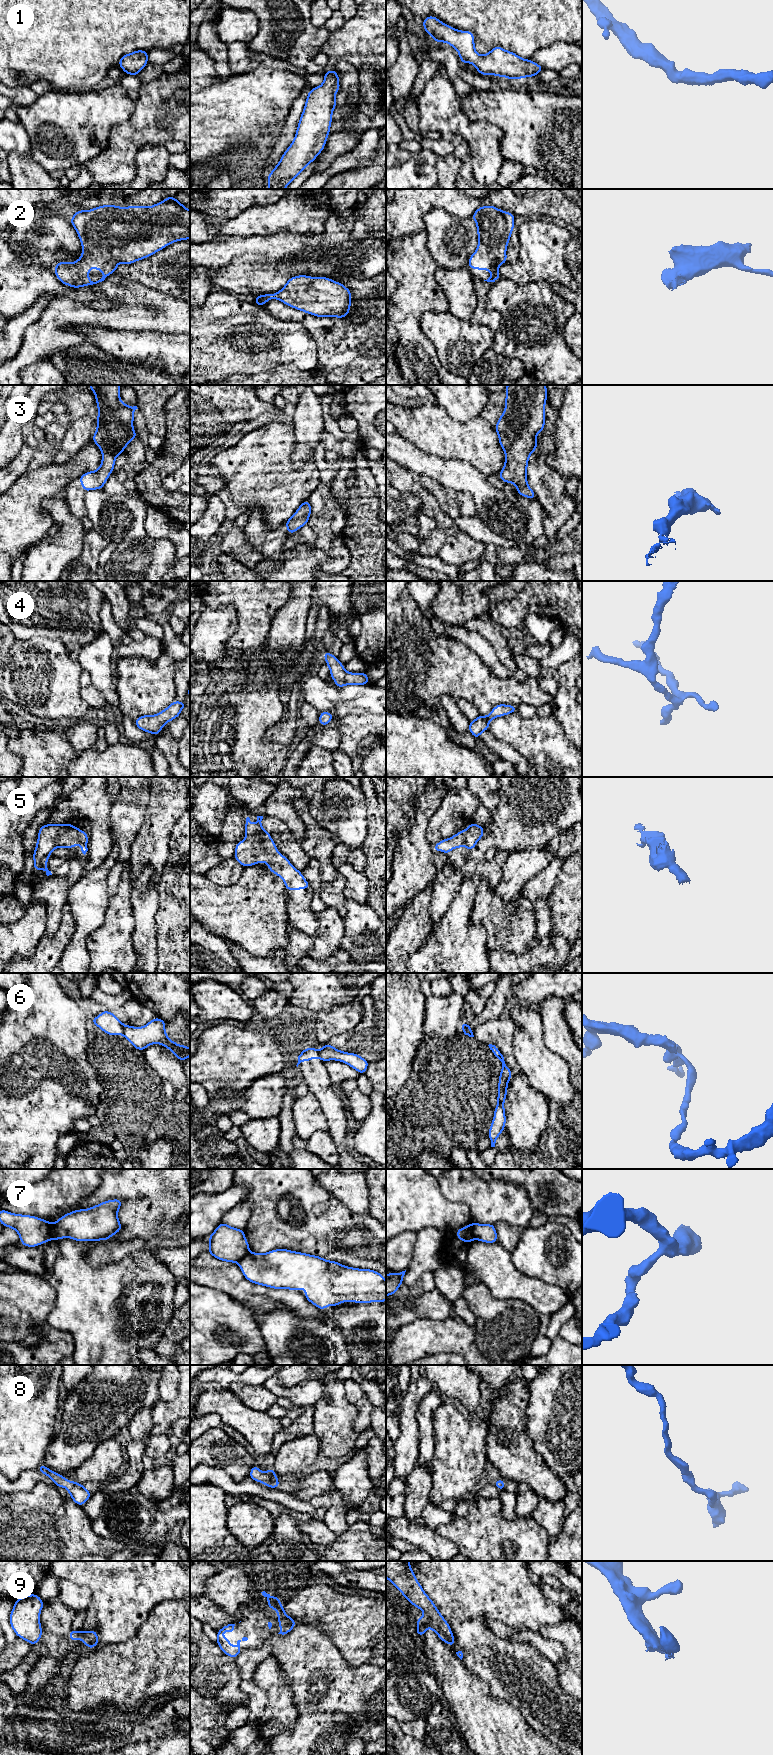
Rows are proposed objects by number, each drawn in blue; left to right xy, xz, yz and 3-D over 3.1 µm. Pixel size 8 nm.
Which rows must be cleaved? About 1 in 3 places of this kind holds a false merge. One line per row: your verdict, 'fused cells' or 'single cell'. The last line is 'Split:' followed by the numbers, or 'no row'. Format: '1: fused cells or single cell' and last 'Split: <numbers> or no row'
1: single cell
2: single cell
3: single cell
4: single cell
5: single cell
6: fused cells
7: fused cells
8: single cell
9: single cell
Split: 6, 7

